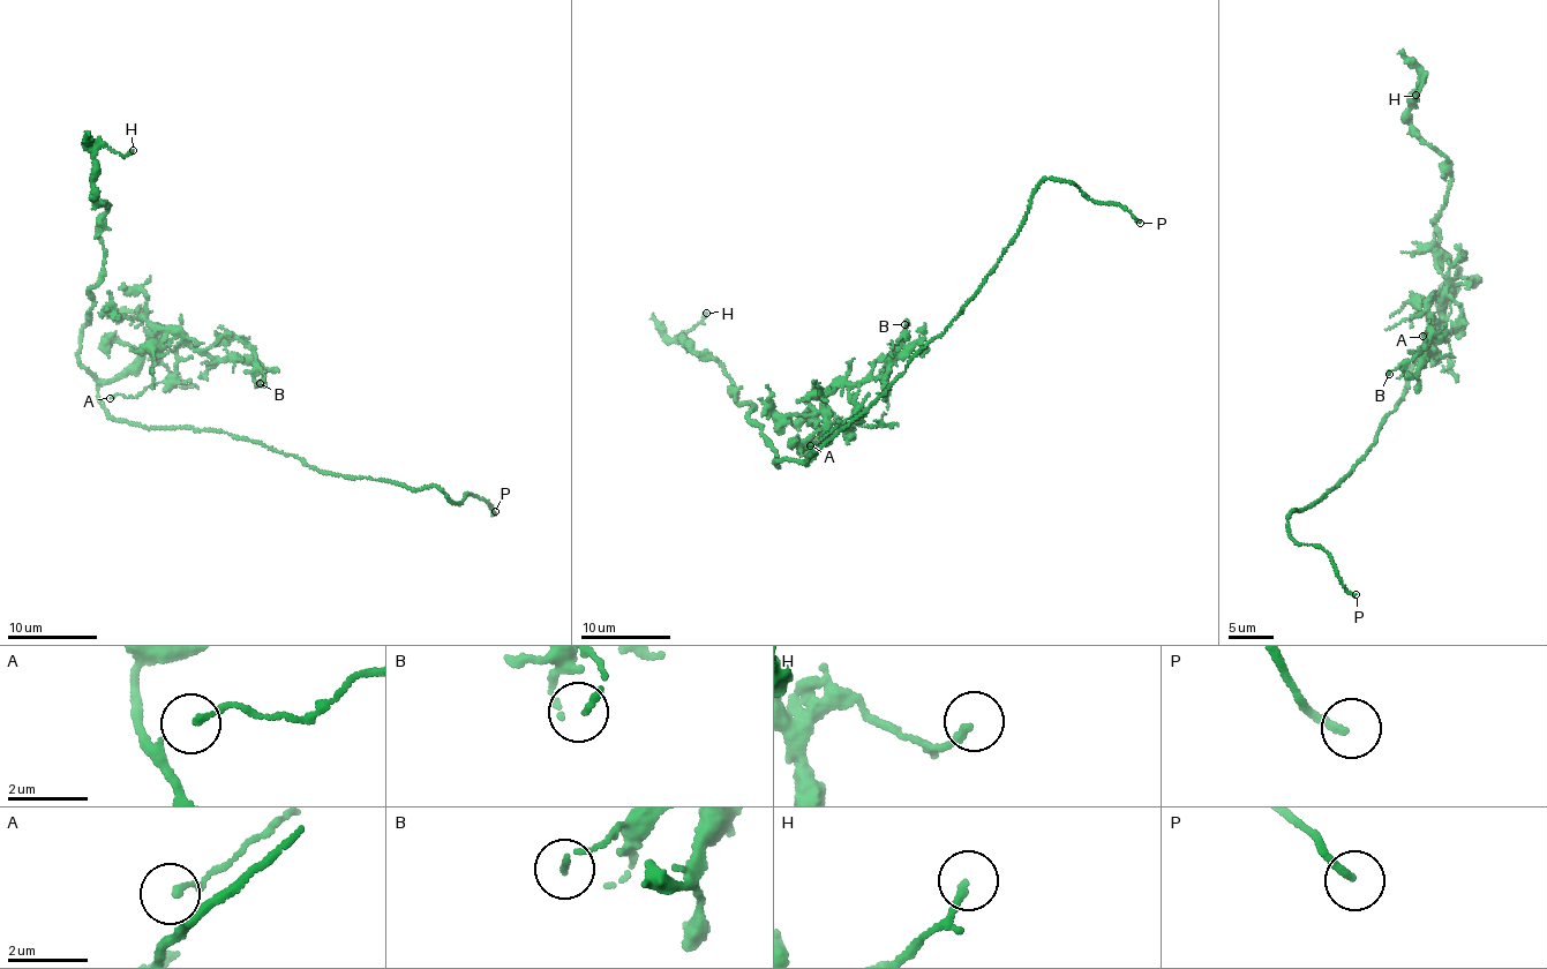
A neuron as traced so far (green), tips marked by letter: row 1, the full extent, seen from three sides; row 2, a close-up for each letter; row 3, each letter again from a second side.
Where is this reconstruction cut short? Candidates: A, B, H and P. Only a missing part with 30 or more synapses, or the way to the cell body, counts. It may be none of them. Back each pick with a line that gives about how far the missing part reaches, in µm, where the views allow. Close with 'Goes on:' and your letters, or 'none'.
P: 6 µm
Goes on: P

